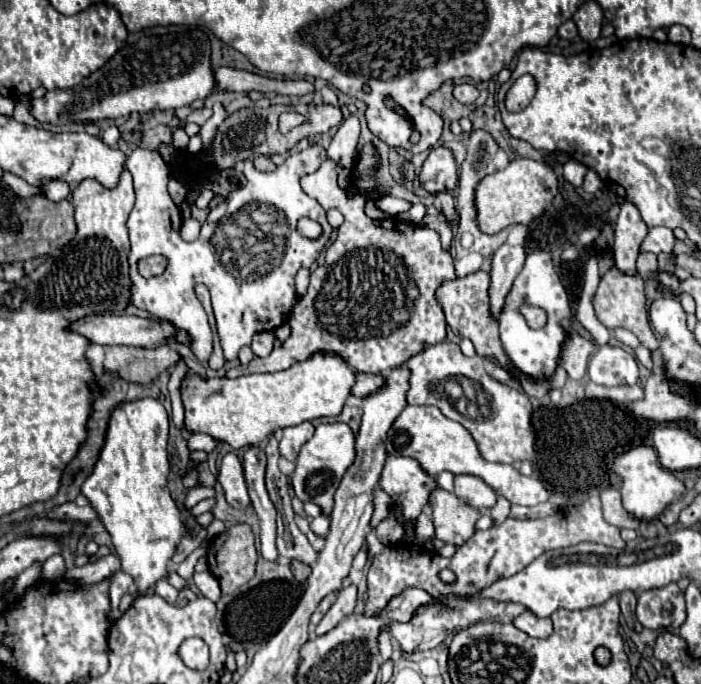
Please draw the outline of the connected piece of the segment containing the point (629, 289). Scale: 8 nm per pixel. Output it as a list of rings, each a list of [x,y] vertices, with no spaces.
[[[651,252],[639,254],[639,258],[637,258],[637,268],[639,268],[639,274],[637,274],[637,276],[621,274],[617,268],[609,270],[609,272],[601,278],[601,282],[599,282],[599,288],[597,288],[595,298],[593,298],[593,306],[595,306],[597,318],[599,318],[607,328],[623,326],[623,328],[631,330],[631,332],[639,338],[641,346],[645,346],[649,352],[655,352],[657,346],[659,346],[659,340],[655,338],[651,326],[647,324],[647,310],[645,310],[645,278],[657,270],[657,256],[651,254]]]

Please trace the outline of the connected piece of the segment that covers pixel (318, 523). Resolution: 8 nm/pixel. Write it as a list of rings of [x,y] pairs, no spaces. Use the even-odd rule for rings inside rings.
[[[317,516],[311,520],[311,530],[317,534],[317,536],[327,536],[329,534],[329,518],[327,516]]]

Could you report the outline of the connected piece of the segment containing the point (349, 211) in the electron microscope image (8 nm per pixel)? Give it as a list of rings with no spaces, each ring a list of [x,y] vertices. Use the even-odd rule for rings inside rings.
[[[367,142],[363,146],[363,160],[355,166],[355,176],[359,172],[369,174],[369,186],[361,186],[361,180],[351,178],[351,186],[341,190],[331,160],[325,160],[317,172],[301,178],[303,192],[319,200],[324,209],[337,208],[345,216],[345,222],[337,228],[337,238],[325,252],[325,264],[311,274],[307,296],[295,304],[287,320],[291,336],[267,358],[255,356],[247,366],[227,370],[227,378],[285,370],[295,362],[307,360],[317,350],[343,354],[357,372],[383,374],[405,364],[413,354],[425,350],[425,346],[445,340],[447,322],[435,290],[441,282],[457,278],[451,254],[443,250],[435,230],[399,220],[373,220],[365,214],[367,200],[389,194],[387,186],[375,184],[377,168],[377,146]]]

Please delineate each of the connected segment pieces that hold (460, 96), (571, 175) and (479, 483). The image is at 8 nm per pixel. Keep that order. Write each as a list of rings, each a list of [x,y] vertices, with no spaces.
[[[457,84],[453,88],[453,96],[461,104],[473,104],[477,100],[477,96],[479,96],[479,90],[473,84]]]
[[[569,160],[565,166],[563,166],[563,176],[567,182],[571,182],[573,186],[581,186],[583,184],[583,178],[587,174],[587,168],[583,164],[579,164],[577,160]]]
[[[469,474],[454,477],[454,494],[473,508],[493,508],[497,502],[497,494],[481,478]]]

